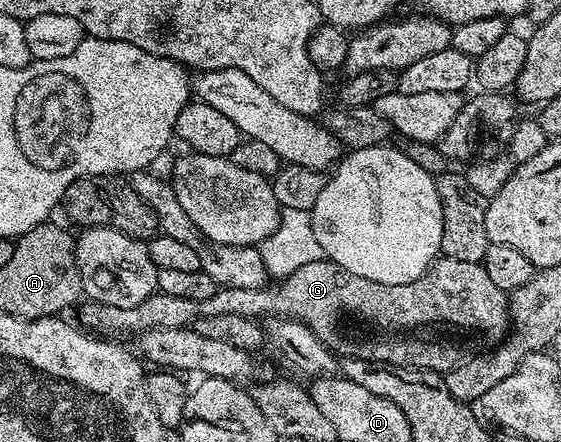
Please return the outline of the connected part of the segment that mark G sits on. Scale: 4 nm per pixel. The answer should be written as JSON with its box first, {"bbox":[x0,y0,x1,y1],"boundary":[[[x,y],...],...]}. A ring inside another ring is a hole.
{"bbox":[79,257,510,365],"boundary":[[[322,257],[318,261],[310,261],[310,265],[302,265],[302,269],[294,269],[294,273],[290,273],[275,285],[277,287],[265,285],[258,289],[222,287],[217,289],[214,297],[202,301],[199,305],[194,301],[182,301],[182,297],[170,297],[159,293],[151,295],[142,305],[130,309],[118,309],[105,303],[88,301],[79,308],[79,311],[81,310],[81,320],[79,319],[79,322],[85,328],[98,333],[112,333],[108,331],[136,331],[135,333],[140,333],[150,327],[189,326],[192,320],[197,318],[198,311],[200,315],[238,313],[239,315],[245,315],[247,319],[257,321],[263,320],[265,317],[276,316],[285,319],[297,319],[300,323],[305,323],[334,353],[339,352],[344,357],[354,353],[354,359],[367,359],[385,365],[391,365],[396,359],[406,359],[408,357],[408,345],[402,347],[404,351],[400,351],[400,341],[404,341],[404,335],[400,335],[398,331],[402,331],[402,329],[408,329],[408,327],[414,327],[414,325],[420,325],[420,323],[450,321],[450,319],[454,323],[474,325],[474,327],[490,327],[490,325],[498,325],[498,321],[500,321],[500,325],[510,323],[508,313],[509,296],[490,281],[483,263],[454,261],[447,257],[437,258],[424,275],[410,284],[379,284],[378,281],[366,280],[364,277],[346,272],[338,264]],[[388,335],[392,335],[394,339],[386,341]]]}

